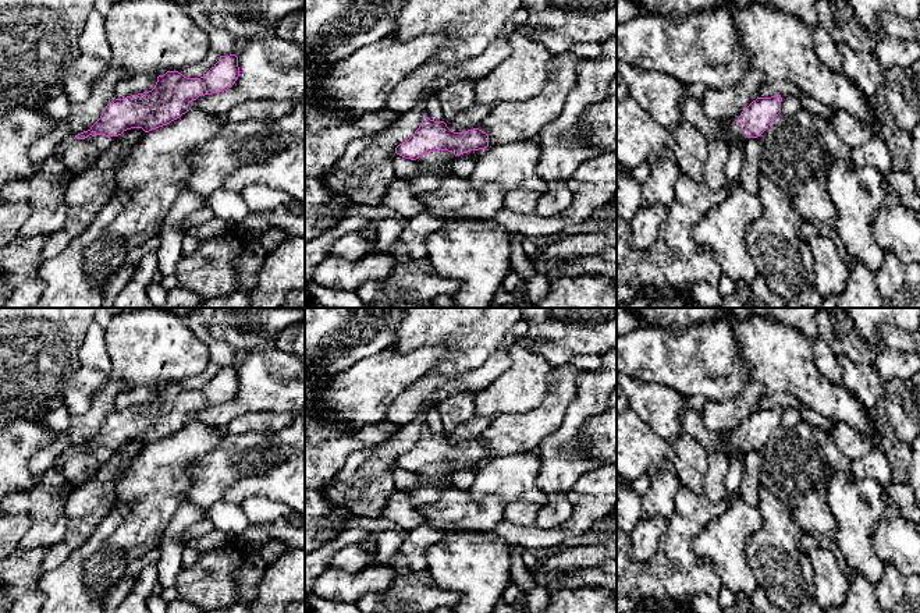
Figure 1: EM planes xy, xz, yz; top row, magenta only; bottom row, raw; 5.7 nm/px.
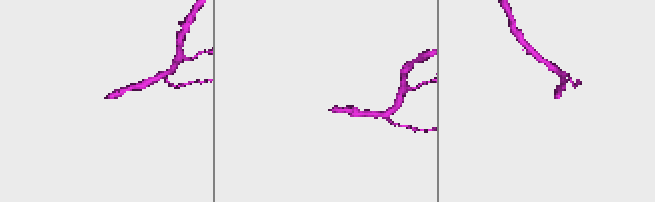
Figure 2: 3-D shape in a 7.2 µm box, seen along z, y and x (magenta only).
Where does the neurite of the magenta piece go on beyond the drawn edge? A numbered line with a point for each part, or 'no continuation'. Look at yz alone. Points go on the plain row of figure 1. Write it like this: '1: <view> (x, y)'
1: yz (732, 443)

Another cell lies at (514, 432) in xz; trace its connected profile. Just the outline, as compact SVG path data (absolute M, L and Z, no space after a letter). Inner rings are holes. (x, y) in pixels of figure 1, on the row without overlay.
M568 365L555 366L540 404L528 412L498 415L479 437L489 447L489 457L537 450L564 422L565 412L578 394L582 373L582 369Z

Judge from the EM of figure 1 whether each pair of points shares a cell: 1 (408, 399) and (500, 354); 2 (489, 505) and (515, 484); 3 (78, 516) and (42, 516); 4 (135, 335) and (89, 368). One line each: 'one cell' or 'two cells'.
1: one cell
2: two cells
3: two cells
4: two cells

